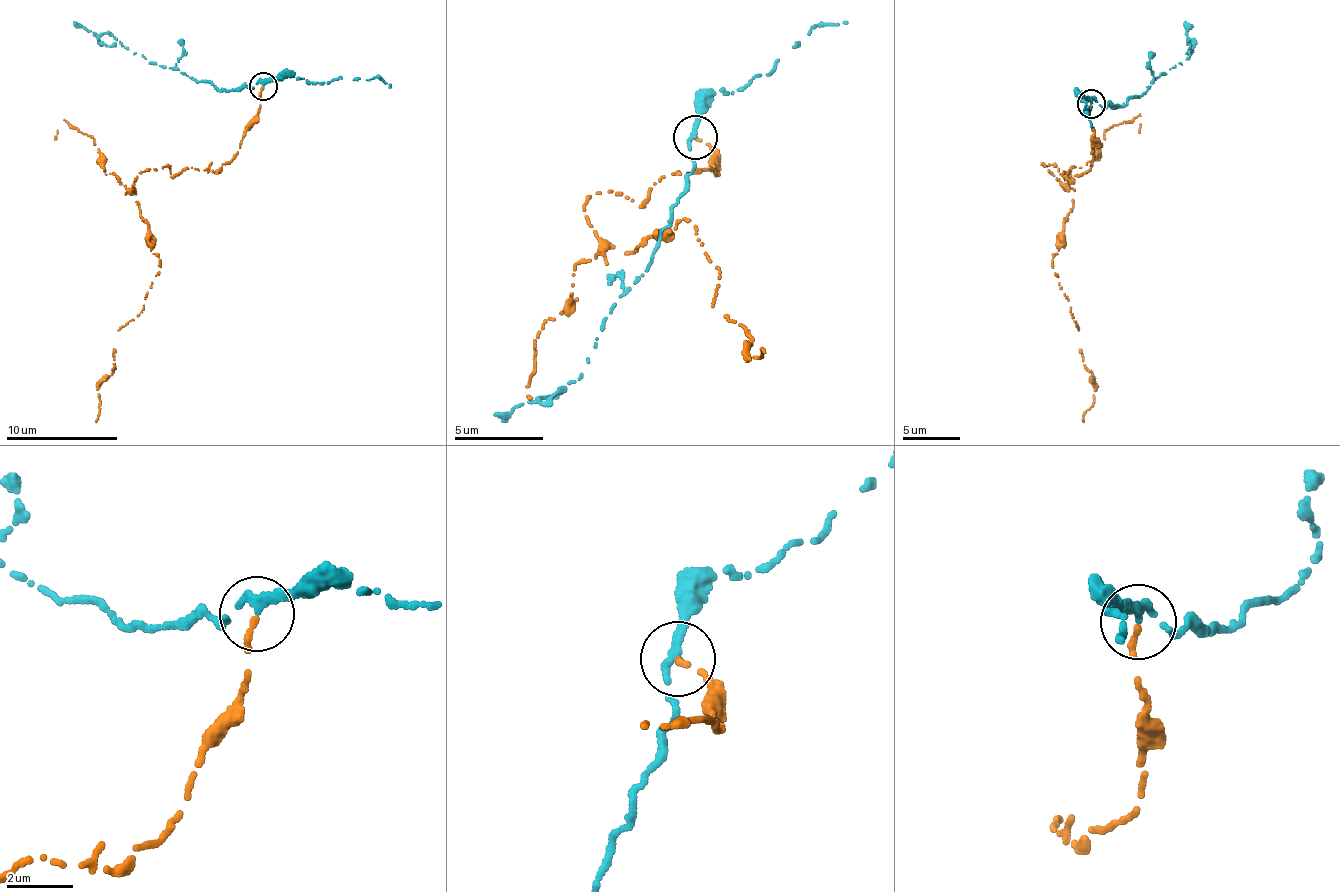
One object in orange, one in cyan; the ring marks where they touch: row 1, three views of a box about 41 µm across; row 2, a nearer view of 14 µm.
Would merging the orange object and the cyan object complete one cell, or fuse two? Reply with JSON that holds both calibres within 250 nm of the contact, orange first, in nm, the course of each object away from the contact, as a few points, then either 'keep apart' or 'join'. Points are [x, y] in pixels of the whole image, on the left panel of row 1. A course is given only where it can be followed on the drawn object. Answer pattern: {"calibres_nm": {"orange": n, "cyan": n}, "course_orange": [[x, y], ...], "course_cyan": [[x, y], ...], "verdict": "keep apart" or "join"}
{"calibres_nm": {"orange": 180, "cyan": 320}, "course_orange": [[263, 88], [232, 161], [217, 170], [139, 172], [132, 186], [161, 267], [144, 308], [117, 329], [95, 422]], "course_cyan": [[263, 85], [260, 82], [250, 88], [215, 87], [207, 82], [133, 54], [110, 33], [89, 32], [73, 21]], "verdict": "keep apart"}

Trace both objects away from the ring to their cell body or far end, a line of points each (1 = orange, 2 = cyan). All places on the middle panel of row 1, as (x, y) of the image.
1: (696, 136), (718, 173), (582, 209), (637, 252), (691, 219), (720, 269), (711, 307), (764, 352)
2: (693, 136), (694, 168), (669, 228), (644, 276), (604, 316), (588, 364), (553, 396), (492, 416)

